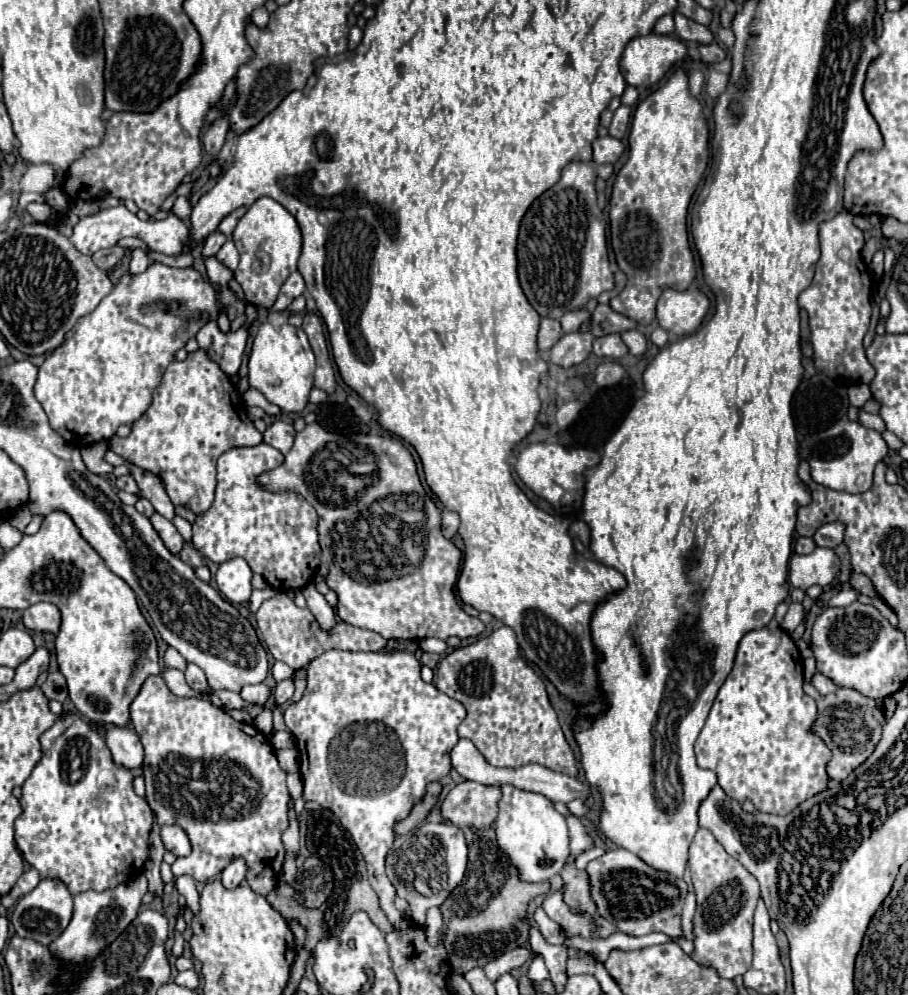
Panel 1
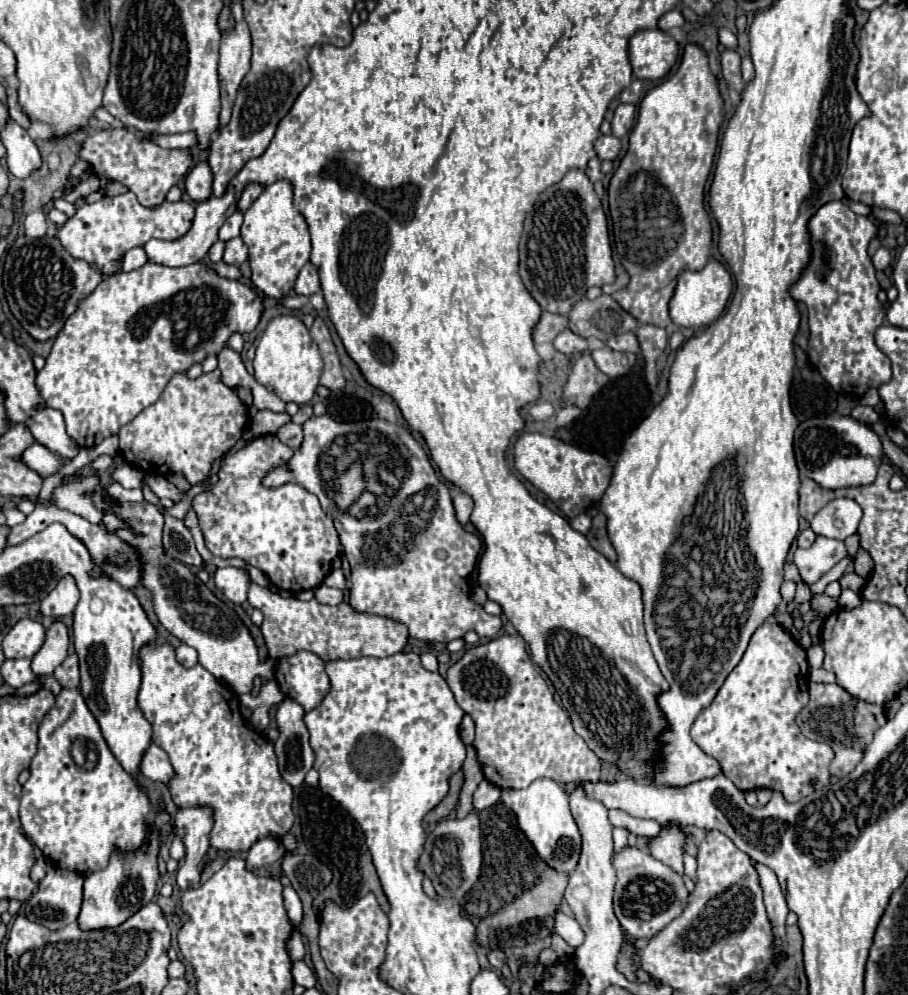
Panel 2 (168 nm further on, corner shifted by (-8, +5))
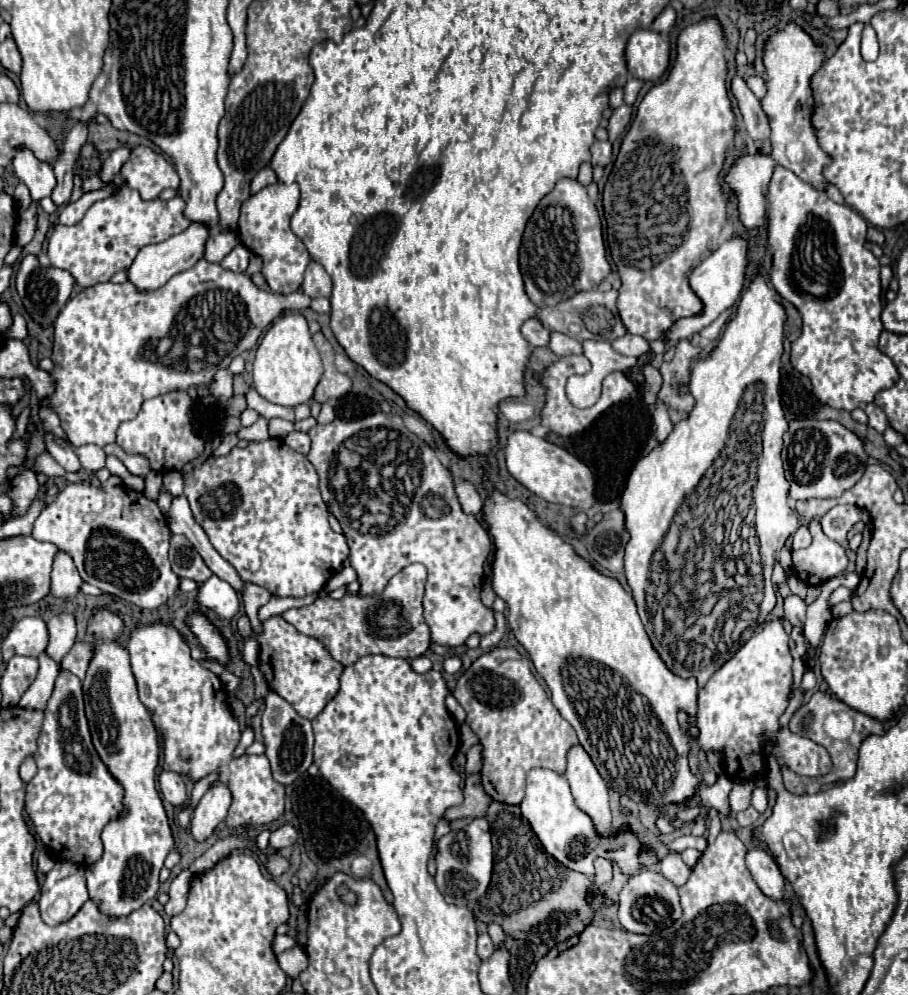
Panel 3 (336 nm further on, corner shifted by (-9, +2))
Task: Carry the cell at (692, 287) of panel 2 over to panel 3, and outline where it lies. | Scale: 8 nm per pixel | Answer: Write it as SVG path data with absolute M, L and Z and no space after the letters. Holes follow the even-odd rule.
M734 235L732 239L724 241L710 257L706 257L690 275L690 287L702 299L704 313L676 321L672 325L672 329L666 333L666 339L670 343L678 343L680 339L688 339L694 333L708 327L722 311L732 307L740 299L740 293L746 285L746 267L748 267L748 239L744 239L740 235Z

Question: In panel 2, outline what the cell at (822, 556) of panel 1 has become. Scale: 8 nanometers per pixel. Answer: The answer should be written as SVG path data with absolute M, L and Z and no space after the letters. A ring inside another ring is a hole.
M817 536L817 540L813 542L811 548L807 548L807 550L797 548L795 550L793 562L799 568L801 580L811 586L823 574L827 574L837 562L841 562L845 556L847 556L847 550L841 540Z

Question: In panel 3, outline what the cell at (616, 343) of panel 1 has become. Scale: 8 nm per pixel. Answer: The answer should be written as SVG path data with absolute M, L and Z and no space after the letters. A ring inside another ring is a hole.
M626 333L626 335L620 337L620 339L616 339L616 341L612 343L612 347L614 347L618 353L622 353L622 355L632 355L632 357L640 357L640 355L644 355L644 353L650 351L650 343L648 343L644 337L630 335L630 333Z

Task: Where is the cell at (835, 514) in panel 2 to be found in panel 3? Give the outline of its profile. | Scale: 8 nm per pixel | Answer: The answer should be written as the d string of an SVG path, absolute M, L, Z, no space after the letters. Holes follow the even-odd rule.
M836 505L836 507L832 507L832 509L822 517L820 523L822 523L824 533L826 533L830 539L834 539L834 541L838 541L838 543L844 543L850 527L852 527L858 519L862 519L862 521L868 523L868 513L862 511L862 509L858 509L856 505Z

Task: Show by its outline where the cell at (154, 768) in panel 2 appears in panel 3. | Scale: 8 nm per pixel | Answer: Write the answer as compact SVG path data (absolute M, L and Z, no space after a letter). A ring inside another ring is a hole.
M162 771L158 777L160 783L160 791L164 795L164 799L168 803L172 803L176 809L182 809L188 803L188 793L186 793L186 785L180 777L180 773L172 773L172 771Z

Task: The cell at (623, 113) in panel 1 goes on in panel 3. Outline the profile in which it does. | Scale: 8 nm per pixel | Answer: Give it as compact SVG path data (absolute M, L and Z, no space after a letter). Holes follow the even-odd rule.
M622 105L622 107L614 109L612 117L608 121L608 135L610 135L610 139L620 137L626 131L626 127L630 125L630 119L632 119L632 107Z

